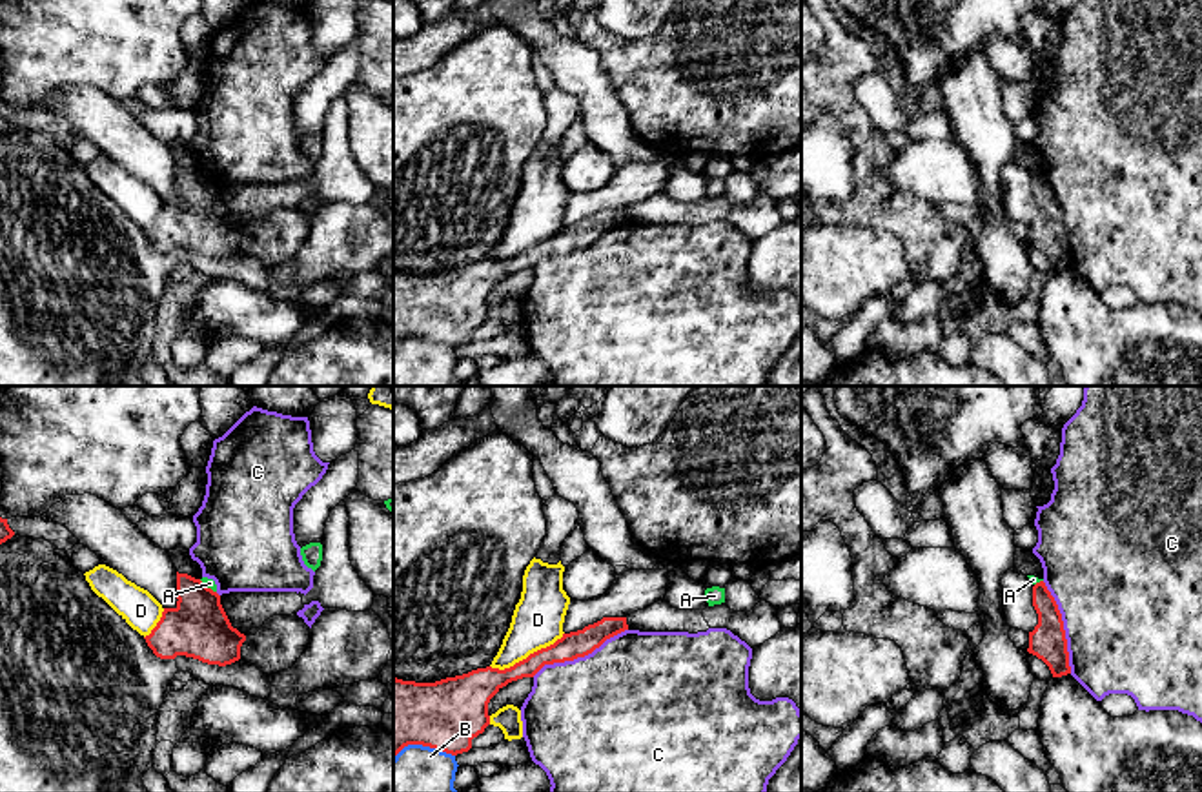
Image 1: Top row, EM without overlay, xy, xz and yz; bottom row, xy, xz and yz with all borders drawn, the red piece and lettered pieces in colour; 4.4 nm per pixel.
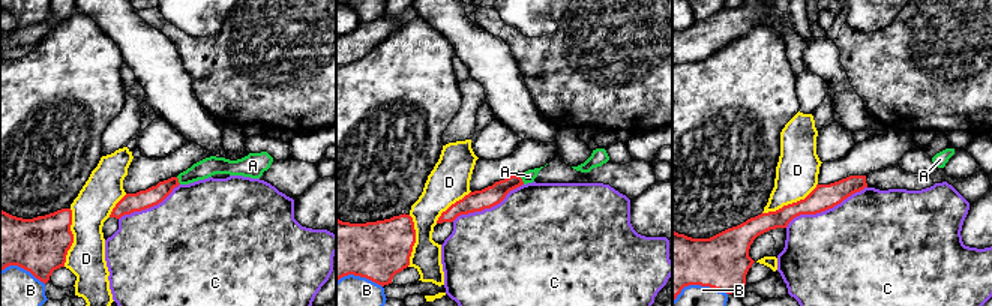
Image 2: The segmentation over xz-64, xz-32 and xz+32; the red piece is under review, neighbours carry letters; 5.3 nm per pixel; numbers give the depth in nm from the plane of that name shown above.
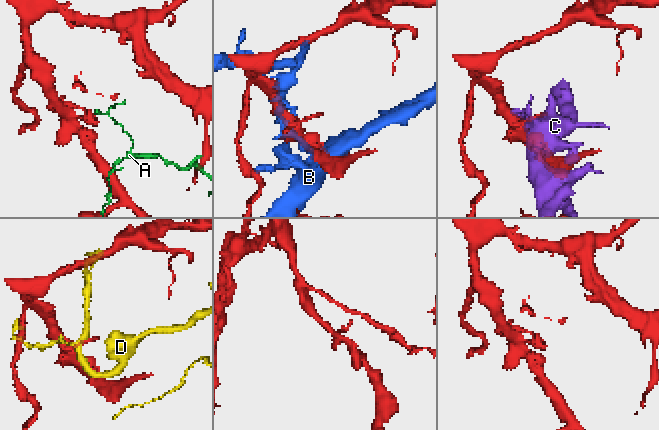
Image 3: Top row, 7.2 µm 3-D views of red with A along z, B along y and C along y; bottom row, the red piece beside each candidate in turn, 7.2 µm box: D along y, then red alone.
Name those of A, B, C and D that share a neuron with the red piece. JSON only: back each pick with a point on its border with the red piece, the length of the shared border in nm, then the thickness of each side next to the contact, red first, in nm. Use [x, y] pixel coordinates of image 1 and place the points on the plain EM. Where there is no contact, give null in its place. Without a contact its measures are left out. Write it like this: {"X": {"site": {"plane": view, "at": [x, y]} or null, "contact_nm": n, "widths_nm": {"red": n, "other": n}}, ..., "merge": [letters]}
{"merge": []}

